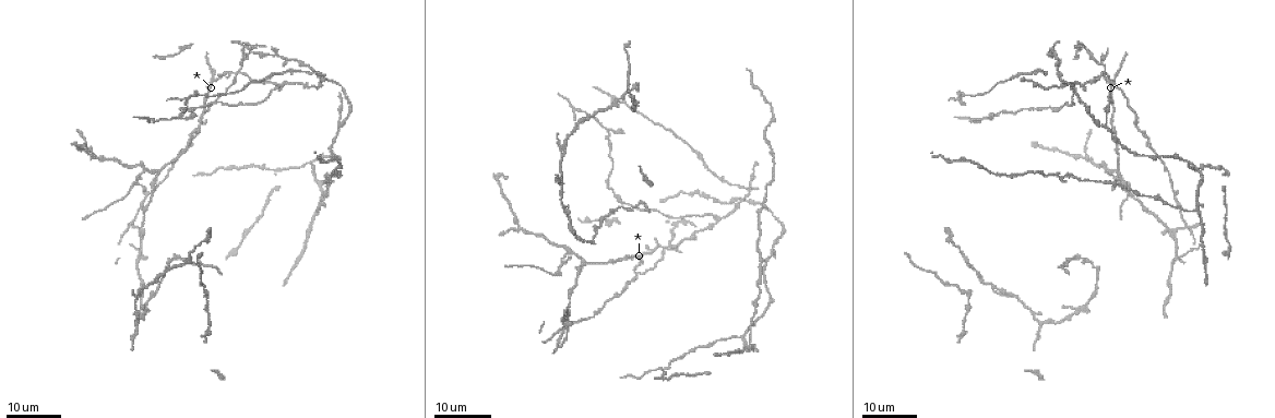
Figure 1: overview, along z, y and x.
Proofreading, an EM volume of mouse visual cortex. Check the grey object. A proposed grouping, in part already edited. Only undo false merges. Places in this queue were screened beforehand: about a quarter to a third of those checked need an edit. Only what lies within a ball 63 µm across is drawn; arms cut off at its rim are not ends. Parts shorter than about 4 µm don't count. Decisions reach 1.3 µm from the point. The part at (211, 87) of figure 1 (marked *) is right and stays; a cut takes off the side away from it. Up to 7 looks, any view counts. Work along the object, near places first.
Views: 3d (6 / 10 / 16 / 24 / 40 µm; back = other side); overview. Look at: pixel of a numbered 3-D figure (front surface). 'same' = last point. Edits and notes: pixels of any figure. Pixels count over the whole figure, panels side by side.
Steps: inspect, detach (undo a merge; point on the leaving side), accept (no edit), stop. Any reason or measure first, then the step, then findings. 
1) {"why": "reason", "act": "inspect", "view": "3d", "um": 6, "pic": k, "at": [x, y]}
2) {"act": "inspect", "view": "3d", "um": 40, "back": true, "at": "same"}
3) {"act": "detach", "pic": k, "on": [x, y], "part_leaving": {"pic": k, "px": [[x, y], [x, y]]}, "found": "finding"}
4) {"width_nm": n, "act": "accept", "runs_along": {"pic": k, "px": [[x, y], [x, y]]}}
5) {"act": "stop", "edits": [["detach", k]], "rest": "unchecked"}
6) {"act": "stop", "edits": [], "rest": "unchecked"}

{"why": "side arm on a straight run", "act": "inspect", "view": "3d", "um": 24, "pic": 1, "at": [285, 84]}

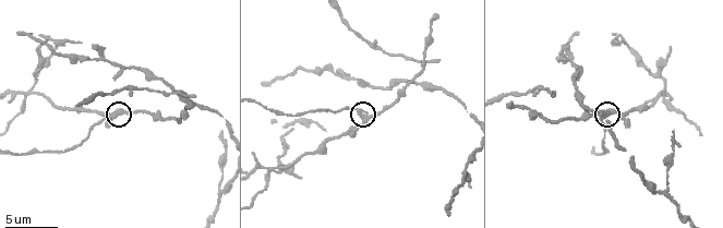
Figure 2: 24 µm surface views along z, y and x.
{"act": "inspect", "view": "3d", "um": 6, "pic": 2, "at": [366, 112]}

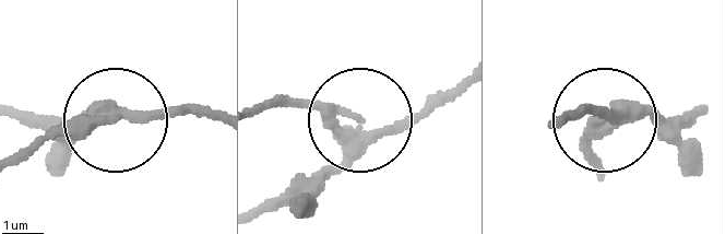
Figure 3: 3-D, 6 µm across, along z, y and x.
{"act": "detach", "pic": 3, "on": [36, 149], "part_leaving": {"pic": 3, "px": [[87, 119], [19, 154]]}, "found": "two neurons meet here"}

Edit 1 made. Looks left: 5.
{"why": "a fork", "act": "inspect", "view": "3d", "um": 16, "pic": 1, "at": [518, 226]}

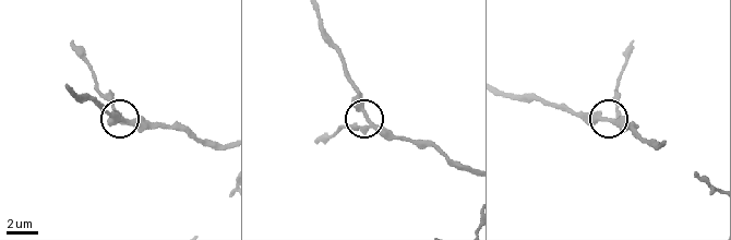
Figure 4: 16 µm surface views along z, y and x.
{"act": "inspect", "view": "3d", "um": 10, "pic": 4, "at": [369, 124]}

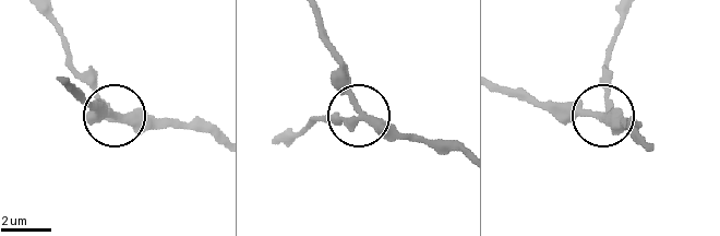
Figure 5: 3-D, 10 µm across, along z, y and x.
{"width_nm": 290, "act": "accept", "runs_along": {"pic": 5, "px": [[214, 134], [195, 127], [127, 125], [66, 66]]}, "found": "one neuron here"}

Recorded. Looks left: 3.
{"act": "inspect", "view": "3d", "um": 16, "pic": 1, "at": [142, 169]}

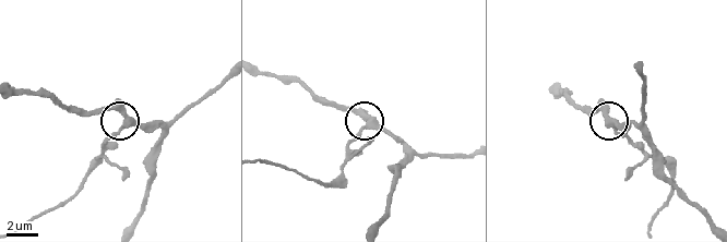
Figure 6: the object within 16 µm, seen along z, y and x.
{"act": "inspect", "view": "3d", "um": 10, "pic": 6, "at": [123, 125]}

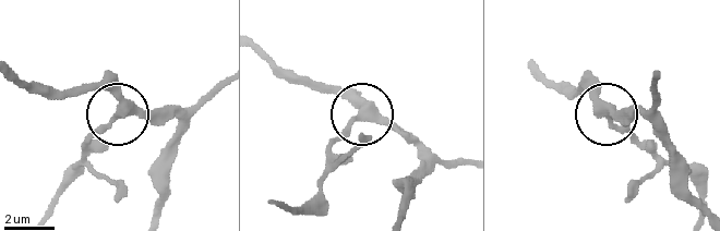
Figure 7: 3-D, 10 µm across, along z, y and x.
{"side_arm_um": 18, "act": "accept", "runs_along": {"pic": 7, "px": [[466, 166], [434, 161], [366, 120], [328, 150]]}, "found": "continuous, no second neuron"}

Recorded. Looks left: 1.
{"act": "stop", "edits": [["detach", 3]], "rest": "unchecked"}

